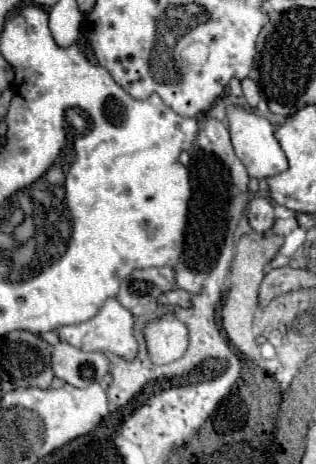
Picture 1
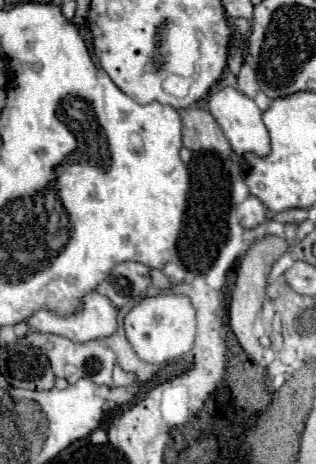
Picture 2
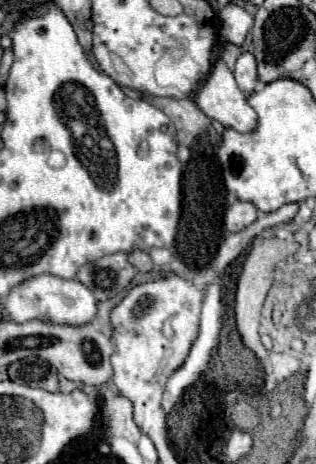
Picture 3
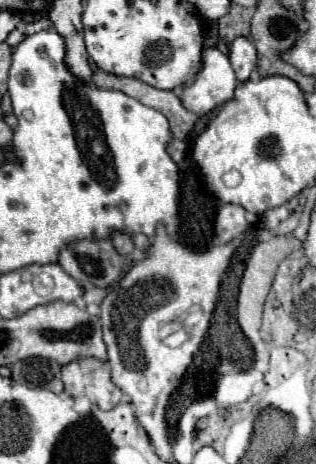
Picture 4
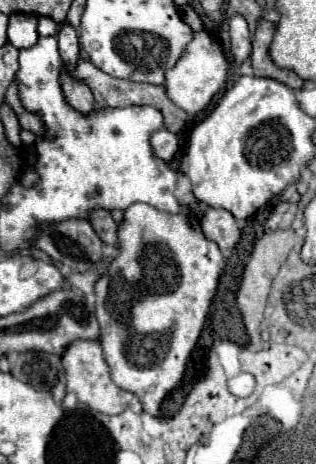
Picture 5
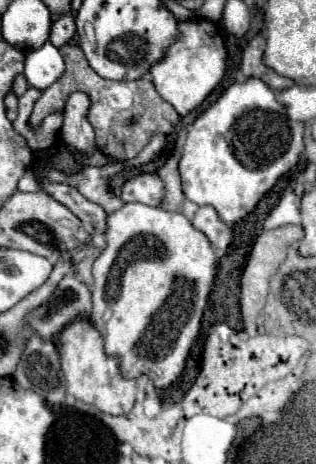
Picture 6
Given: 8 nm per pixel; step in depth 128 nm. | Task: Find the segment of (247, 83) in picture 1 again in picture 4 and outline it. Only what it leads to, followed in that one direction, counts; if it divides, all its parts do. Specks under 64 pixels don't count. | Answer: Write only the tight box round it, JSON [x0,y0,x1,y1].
[230,36,257,82]

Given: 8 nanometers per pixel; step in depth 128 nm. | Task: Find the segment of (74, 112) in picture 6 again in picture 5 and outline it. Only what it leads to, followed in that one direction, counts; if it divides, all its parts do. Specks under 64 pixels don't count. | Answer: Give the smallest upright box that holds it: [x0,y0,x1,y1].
[60,74,94,114]

